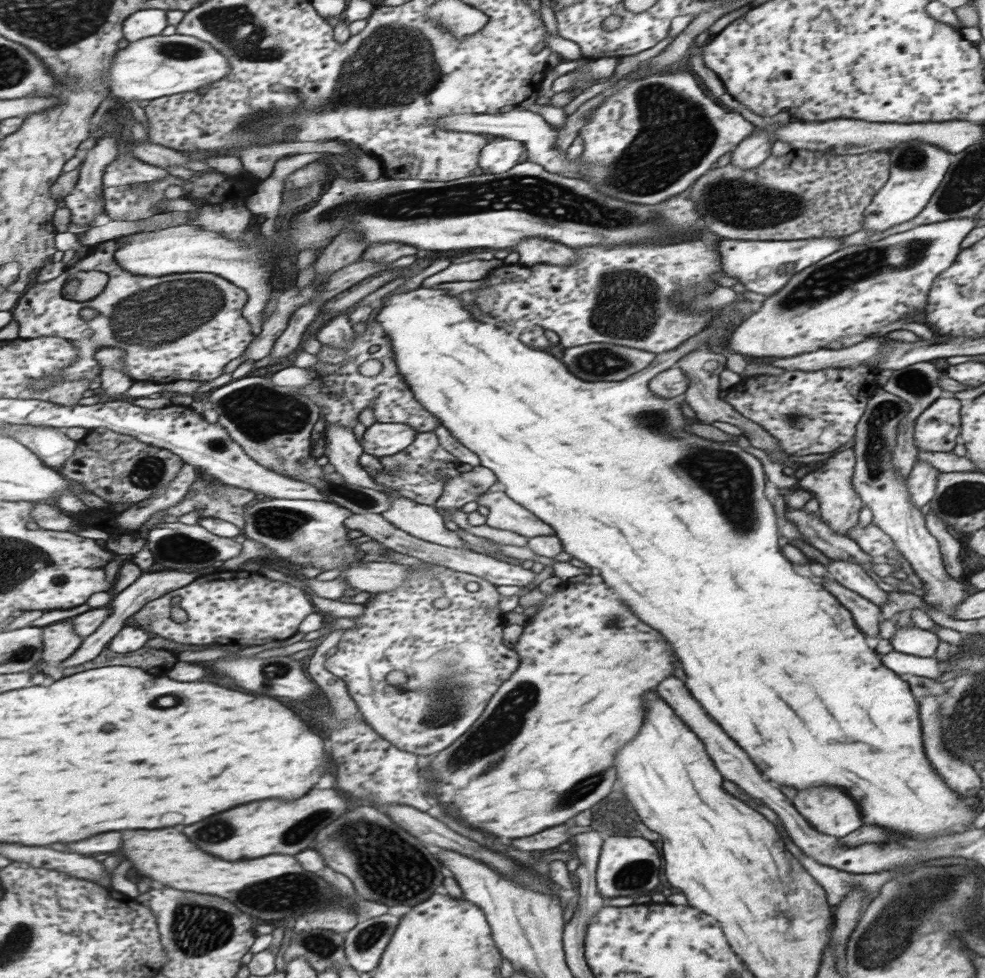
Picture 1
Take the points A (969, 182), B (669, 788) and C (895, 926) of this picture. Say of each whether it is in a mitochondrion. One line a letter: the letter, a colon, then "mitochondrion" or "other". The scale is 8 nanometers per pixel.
A: mitochondrion
B: other
C: mitochondrion

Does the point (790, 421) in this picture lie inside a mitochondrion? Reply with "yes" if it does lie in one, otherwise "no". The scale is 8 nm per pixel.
yes

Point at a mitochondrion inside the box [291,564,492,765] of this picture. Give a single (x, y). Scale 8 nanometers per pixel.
(451, 692)

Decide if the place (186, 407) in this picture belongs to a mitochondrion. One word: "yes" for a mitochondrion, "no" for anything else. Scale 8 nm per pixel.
no

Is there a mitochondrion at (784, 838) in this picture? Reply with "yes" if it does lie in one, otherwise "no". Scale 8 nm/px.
no

